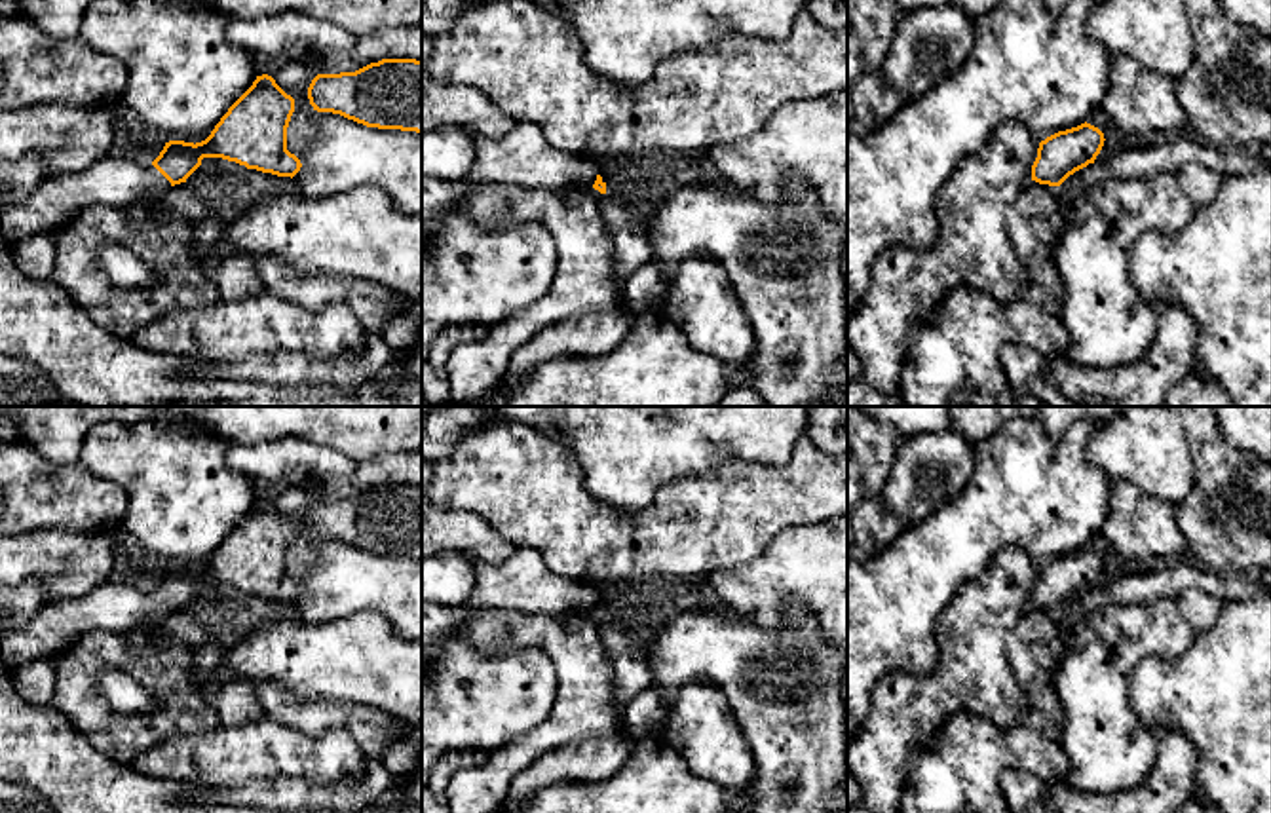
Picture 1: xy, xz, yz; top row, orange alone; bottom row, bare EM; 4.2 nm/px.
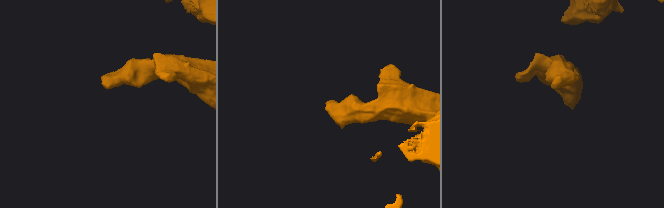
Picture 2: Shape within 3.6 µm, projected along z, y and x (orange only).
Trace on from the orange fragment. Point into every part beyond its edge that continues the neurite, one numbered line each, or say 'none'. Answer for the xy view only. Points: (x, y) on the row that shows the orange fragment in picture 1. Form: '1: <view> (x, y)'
1: xy (122, 179)

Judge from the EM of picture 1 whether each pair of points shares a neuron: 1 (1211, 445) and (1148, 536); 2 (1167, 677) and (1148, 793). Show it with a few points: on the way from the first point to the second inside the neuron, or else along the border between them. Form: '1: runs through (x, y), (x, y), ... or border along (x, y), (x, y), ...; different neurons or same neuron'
1: border along (1175, 506), (1175, 521), (1186, 540), (1186, 549); different neurons
2: border along (1152, 732), (1178, 730), (1192, 743), (1195, 755); different neurons

